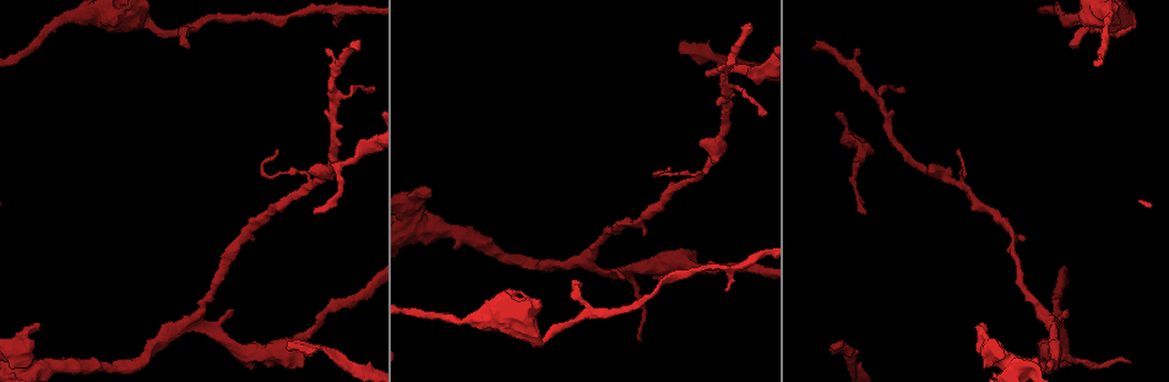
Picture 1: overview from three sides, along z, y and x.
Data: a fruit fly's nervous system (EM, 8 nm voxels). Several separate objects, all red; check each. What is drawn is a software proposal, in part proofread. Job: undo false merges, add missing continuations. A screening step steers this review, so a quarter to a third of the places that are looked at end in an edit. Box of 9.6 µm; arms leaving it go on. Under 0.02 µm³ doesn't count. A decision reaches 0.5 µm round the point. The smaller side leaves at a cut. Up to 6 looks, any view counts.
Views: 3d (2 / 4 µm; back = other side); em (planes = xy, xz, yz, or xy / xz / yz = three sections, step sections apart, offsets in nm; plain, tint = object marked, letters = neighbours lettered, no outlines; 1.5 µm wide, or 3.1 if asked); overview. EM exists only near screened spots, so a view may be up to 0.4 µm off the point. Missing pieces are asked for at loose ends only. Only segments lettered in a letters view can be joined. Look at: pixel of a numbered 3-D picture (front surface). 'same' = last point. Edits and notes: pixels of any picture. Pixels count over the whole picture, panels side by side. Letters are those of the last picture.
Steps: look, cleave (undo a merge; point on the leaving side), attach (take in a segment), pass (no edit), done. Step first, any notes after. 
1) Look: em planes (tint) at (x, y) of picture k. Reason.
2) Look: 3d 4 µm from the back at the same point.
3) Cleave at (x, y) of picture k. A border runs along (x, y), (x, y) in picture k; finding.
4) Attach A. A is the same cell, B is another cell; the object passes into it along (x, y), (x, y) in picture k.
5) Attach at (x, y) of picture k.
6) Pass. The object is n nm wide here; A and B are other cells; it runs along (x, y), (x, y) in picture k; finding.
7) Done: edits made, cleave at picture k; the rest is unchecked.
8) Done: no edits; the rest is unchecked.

Look: em planes (letters) at (333, 20) of picture 1. Tapers out.

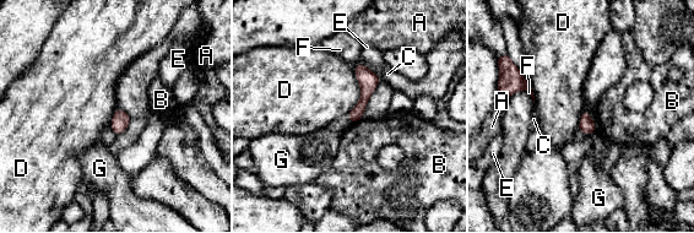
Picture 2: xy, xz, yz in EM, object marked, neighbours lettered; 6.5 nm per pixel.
Pass. The longest contact is with D, 320 nm; A, B, C, D, E, F and G are other cells; it runs along (361, 66), (364, 99), (353, 118) in picture 2; none of them fits.

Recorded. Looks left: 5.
Look: 3d 2 µm at (812, 49) of picture 1. Tapers out.

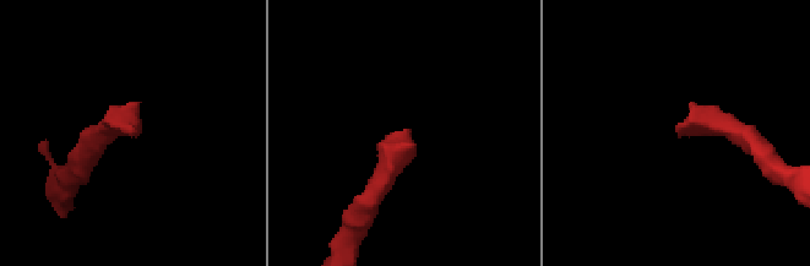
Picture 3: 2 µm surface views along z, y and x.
Look: em xz step 4 (letters) at (121, 128) of picture 3.

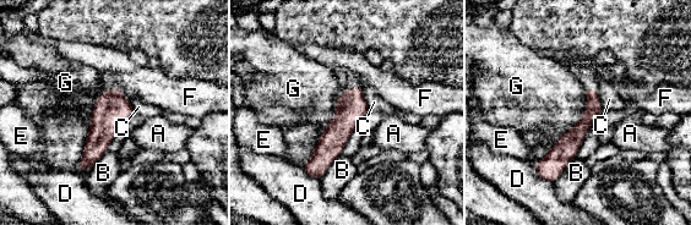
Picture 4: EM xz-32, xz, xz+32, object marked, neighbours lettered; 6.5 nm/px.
Look: em planes (letters) at the same point.

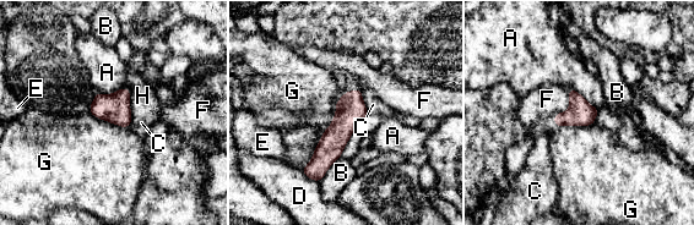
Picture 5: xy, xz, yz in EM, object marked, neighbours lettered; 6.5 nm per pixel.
Pass. A, B, C, D, E, F, G and H are other cells; a border runs along (345, 93), (319, 141) in picture 5; none of them fits.

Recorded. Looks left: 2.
Look: em xy step 4 (tint) at (836, 350) of picture 1. Free end.

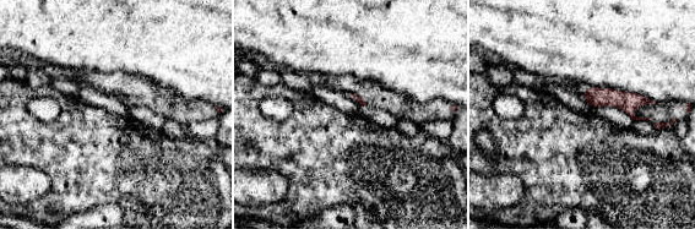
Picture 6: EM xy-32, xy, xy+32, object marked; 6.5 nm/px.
Look: em xz step 4 (letters) at the same point. Another direction.

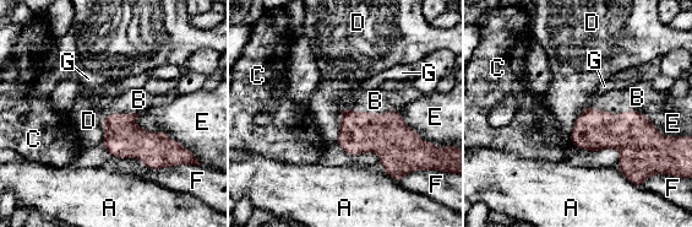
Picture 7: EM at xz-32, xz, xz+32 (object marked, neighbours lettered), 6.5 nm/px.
Attach at (637, 97) of picture 7. The object is 160 nm wide here; the longest contact is with E, 420 nm; B is the same cell, A, C, D, E, F and G are other cells; the cell continues.

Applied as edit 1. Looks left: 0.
Done: edits made, attach at picture 7; the rest is unchecked.

